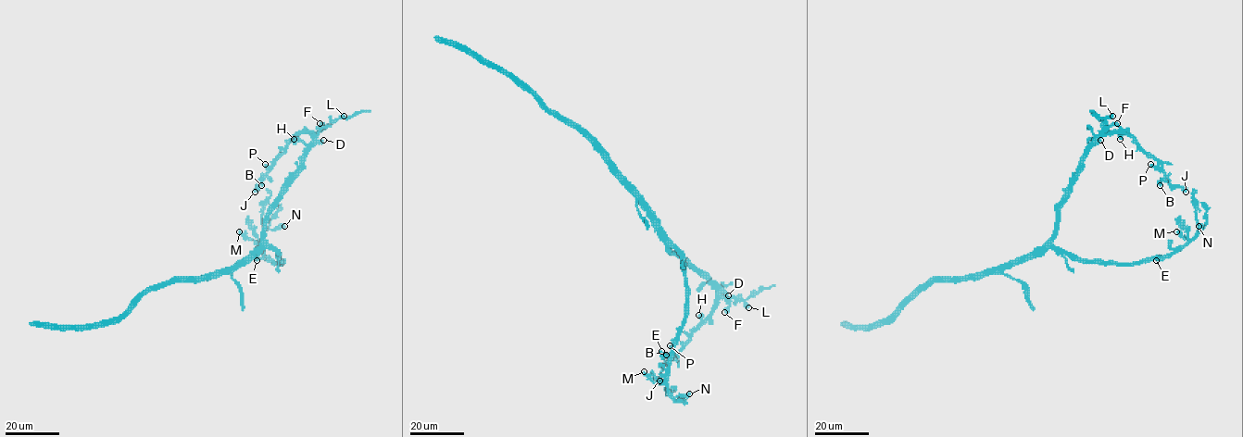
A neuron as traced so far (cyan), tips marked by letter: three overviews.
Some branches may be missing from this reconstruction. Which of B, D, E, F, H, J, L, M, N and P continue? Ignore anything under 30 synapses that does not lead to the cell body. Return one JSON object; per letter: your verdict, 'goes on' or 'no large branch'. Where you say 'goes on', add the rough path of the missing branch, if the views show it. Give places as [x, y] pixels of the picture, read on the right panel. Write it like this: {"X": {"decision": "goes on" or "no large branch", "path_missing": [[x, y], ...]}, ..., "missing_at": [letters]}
{"B": {"decision": "no large branch"}, "D": {"decision": "no large branch"}, "E": {"decision": "no large branch"}, "F": {"decision": "no large branch"}, "H": {"decision": "no large branch"}, "J": {"decision": "no large branch"}, "L": {"decision": "no large branch"}, "M": {"decision": "no large branch"}, "N": {"decision": "no large branch"}, "P": {"decision": "no large branch"}, "missing_at": []}

